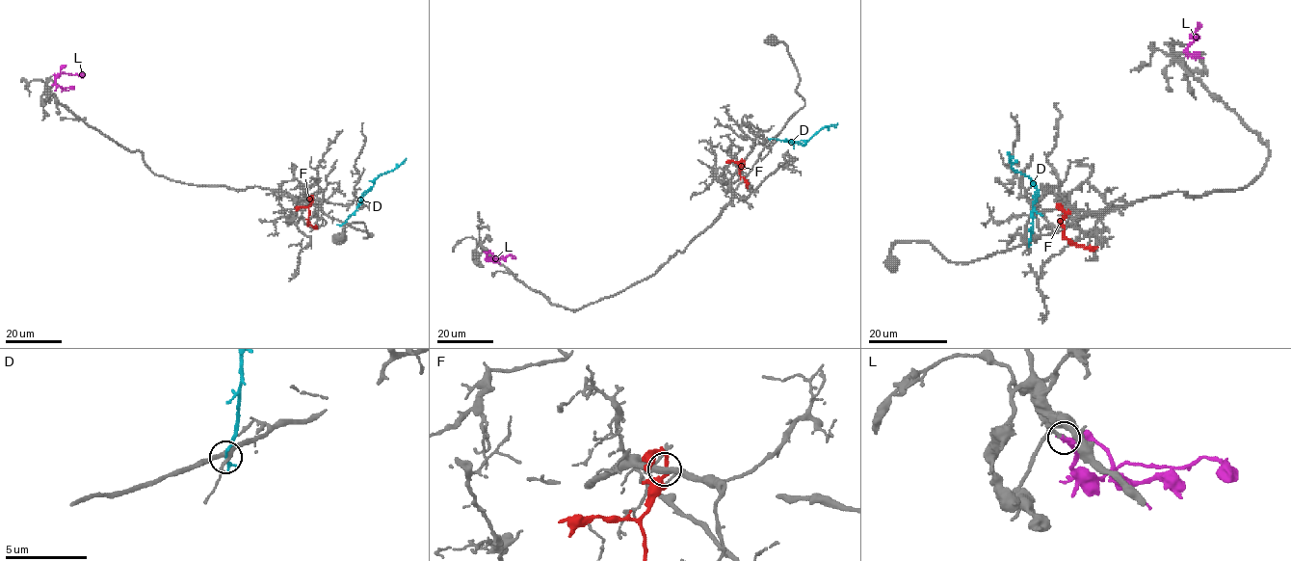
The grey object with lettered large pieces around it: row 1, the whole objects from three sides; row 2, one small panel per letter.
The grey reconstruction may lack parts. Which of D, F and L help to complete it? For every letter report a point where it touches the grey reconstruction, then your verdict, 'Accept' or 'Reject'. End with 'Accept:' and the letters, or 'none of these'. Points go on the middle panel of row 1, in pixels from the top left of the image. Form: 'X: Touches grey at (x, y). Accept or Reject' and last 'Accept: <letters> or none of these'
D: Touches grey at (775, 138). Reject
F: Touches grey at (744, 162). Reject
L: Touches grey at (486, 252). Accept
Accept: L

